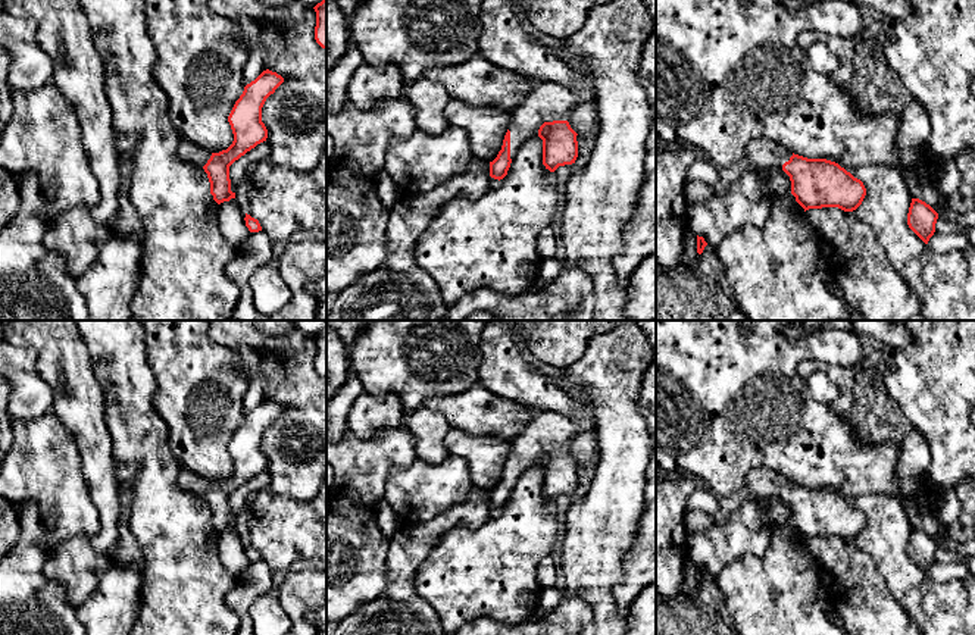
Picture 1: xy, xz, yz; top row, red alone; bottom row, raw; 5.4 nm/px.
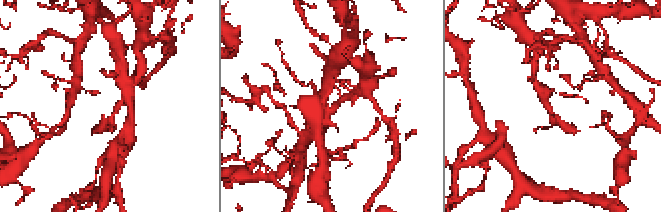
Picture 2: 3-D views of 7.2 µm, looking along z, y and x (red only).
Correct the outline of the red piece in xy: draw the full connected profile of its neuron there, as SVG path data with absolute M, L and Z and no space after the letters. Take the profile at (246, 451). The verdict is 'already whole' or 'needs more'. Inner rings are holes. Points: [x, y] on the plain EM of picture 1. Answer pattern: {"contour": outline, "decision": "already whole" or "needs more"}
{"contour": "M266 398L244 416L228 445L234 470L226 479L210 482L181 467L181 489L204 498L210 512L210 523L218 534L235 528L235 522L231 520L229 495L257 473L266 470L268 459L262 451L262 437L282 412L281 404Z", "decision": "needs more"}

